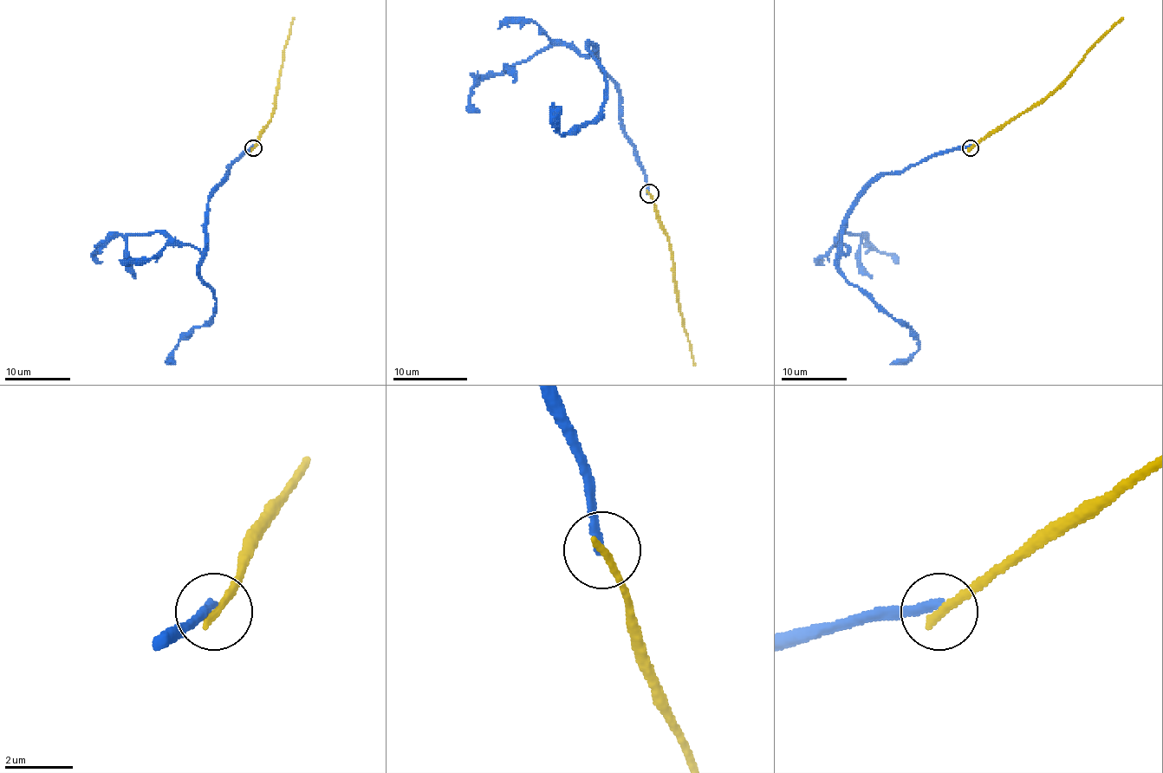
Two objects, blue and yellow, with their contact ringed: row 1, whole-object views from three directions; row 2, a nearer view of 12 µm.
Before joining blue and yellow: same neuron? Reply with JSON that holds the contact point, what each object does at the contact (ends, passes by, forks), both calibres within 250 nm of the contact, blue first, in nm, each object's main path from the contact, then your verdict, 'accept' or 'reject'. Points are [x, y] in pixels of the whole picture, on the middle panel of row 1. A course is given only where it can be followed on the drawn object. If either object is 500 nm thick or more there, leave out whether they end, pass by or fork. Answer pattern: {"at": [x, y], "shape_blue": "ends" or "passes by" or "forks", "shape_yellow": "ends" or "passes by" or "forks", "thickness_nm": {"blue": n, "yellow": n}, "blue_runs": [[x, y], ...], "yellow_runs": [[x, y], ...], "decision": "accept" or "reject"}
{"at": [649, 193], "shape_blue": "ends", "shape_yellow": "ends", "thickness_nm": {"blue": 280, "yellow": 240}, "blue_runs": [[648, 192], [624, 131], [620, 94], [596, 48], [589, 45], [607, 84], [600, 112], [562, 134], [552, 103]], "yellow_runs": [[648, 194], [671, 246], [682, 326], [695, 365]], "decision": "reject"}

